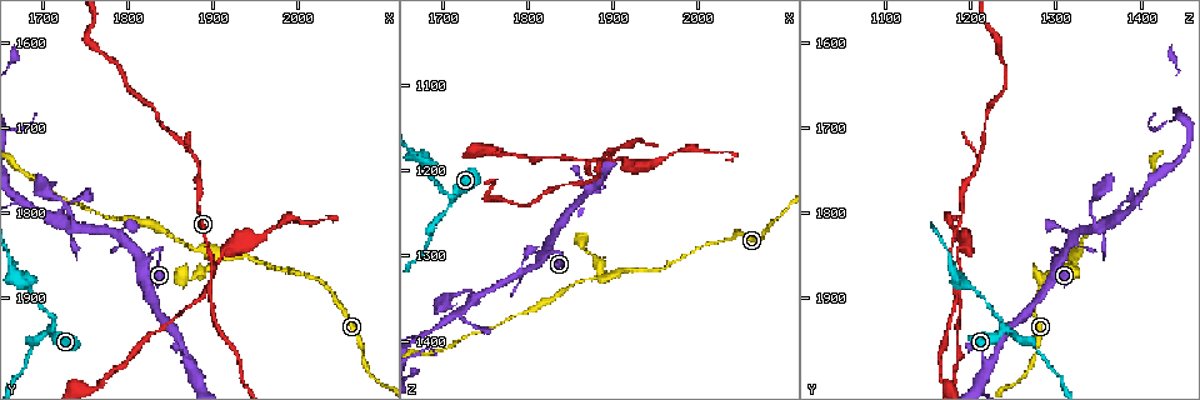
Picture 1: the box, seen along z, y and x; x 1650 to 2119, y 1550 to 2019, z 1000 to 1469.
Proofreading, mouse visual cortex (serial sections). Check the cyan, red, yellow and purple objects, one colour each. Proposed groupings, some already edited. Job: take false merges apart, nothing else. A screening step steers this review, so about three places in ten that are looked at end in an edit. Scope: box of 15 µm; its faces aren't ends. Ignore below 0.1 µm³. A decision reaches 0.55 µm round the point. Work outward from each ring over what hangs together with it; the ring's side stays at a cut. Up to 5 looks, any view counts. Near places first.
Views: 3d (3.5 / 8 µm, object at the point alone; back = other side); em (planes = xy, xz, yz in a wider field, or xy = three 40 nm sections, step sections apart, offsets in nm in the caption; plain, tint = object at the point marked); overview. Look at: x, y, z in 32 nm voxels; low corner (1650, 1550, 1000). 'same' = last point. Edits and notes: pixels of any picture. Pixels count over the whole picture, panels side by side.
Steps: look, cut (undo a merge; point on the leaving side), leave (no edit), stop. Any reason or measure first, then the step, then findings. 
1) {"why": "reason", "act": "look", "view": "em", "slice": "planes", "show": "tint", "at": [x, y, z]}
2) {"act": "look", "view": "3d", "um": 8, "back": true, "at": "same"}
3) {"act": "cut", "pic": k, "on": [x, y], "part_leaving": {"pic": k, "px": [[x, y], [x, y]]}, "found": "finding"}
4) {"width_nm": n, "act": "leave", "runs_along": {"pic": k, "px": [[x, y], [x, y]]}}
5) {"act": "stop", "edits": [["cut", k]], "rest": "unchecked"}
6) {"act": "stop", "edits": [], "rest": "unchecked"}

{"act": "look", "view": "3d", "um": 3.5, "at": [1835, 1845, 1300]}

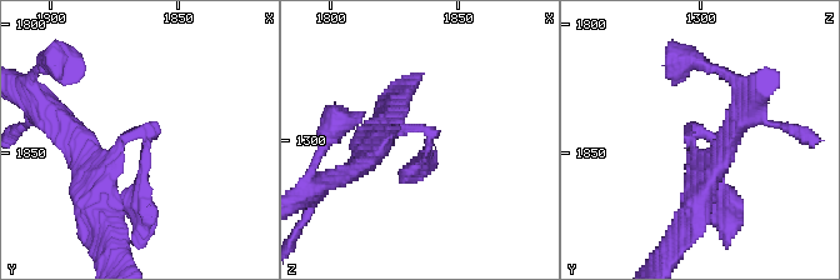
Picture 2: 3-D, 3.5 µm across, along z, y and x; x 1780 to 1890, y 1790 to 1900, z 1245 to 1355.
{"act": "look", "view": "em", "slice": "xy", "step": 1, "show": "tint", "at": [1836, 1841, 1295]}

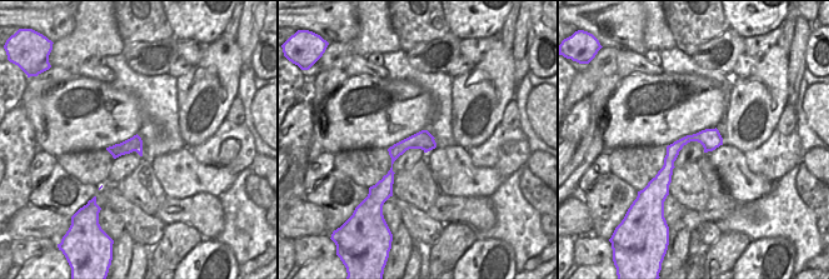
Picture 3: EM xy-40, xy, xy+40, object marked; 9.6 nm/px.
{"act": "leave", "runs_along": {"pic": 3, "px": [[714, 131], [688, 138], [672, 153], [665, 183]]}, "found": "continuous, no second cell"}

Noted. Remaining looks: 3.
{"why": "a fork", "act": "look", "view": "3d", "um": 3.5, "at": [1915, 1855, 1320]}

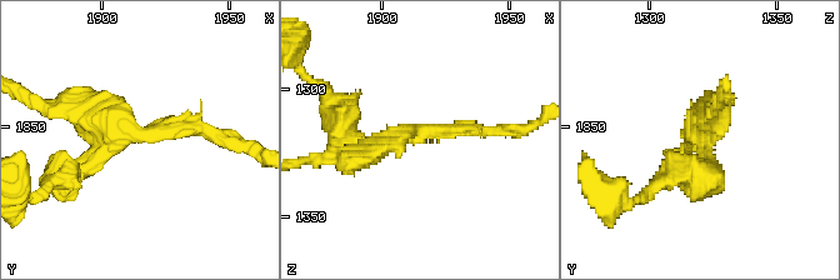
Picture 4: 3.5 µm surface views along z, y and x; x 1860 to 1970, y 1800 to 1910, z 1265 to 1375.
{"arms": 3, "arm_widths_nm": [150, 200, 350], "why": "shape alone is not enough", "act": "look", "view": "em", "slice": "xy", "step": 3, "show": "tint", "at": [1912, 1853, 1318]}

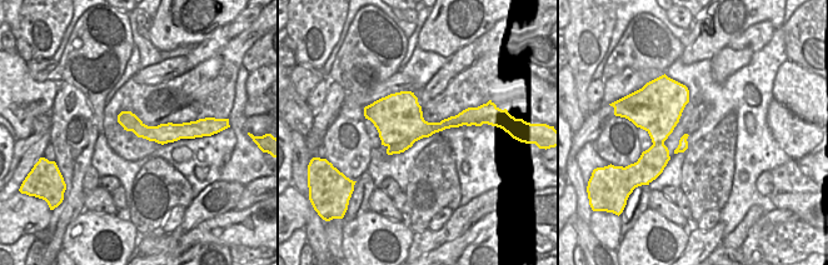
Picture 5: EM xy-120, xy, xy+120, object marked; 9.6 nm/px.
{"act": "look", "view": "em", "slice": "planes", "show": "tint", "at": "same"}

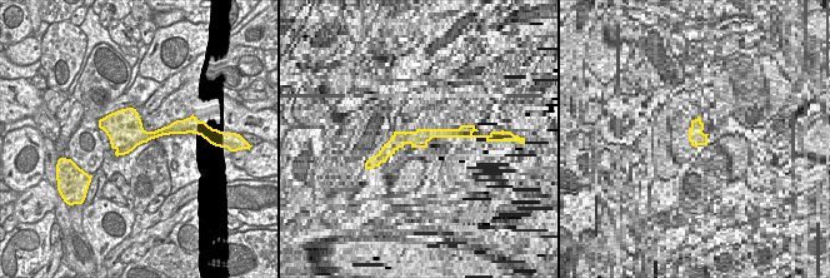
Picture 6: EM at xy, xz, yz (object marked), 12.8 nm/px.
{"act": "cut", "pic": 4, "on": [354, 109], "border": {"pic": 6, "px": [[138, 144], [126, 144], [116, 149]]}, "found": "two cells meet here"}

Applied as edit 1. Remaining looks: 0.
{"act": "stop", "edits": [["cut", 4]], "rest": "unchecked"}

